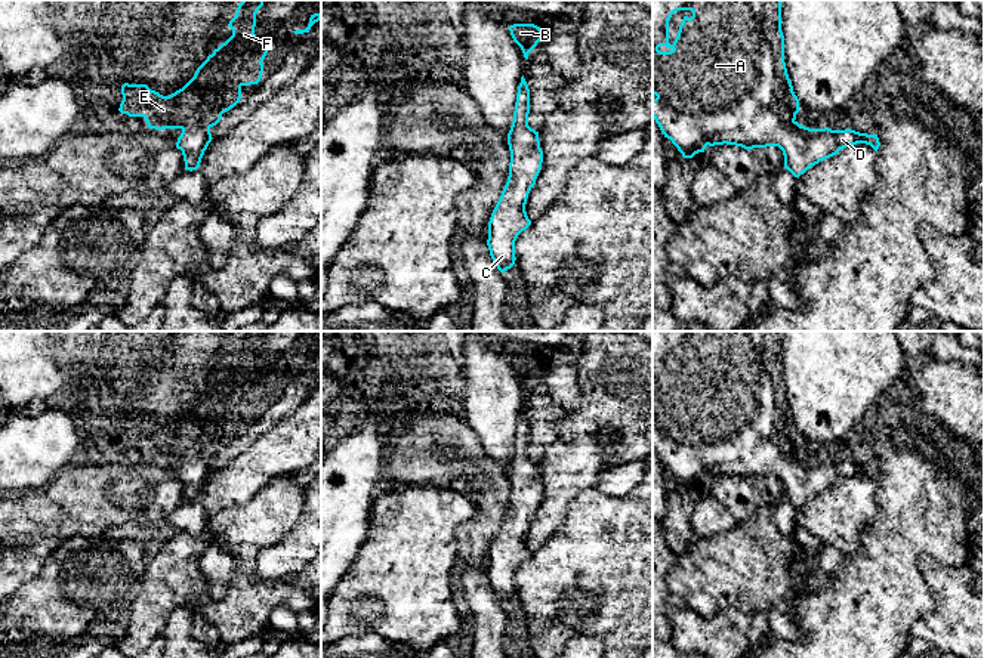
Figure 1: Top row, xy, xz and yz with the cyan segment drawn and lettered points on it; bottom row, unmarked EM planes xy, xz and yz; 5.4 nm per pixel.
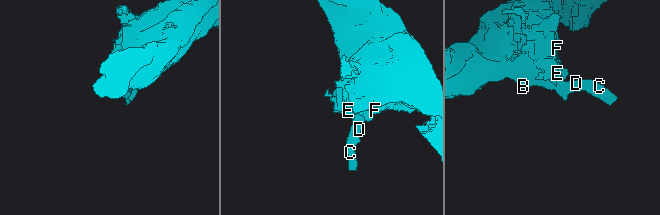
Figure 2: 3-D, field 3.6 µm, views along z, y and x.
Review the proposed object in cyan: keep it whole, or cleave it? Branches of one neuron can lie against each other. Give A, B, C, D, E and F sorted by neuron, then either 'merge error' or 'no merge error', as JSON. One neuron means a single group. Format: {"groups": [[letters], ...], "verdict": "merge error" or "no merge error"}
{"groups": [["A", "B", "C", "D", "E", "F"]], "verdict": "no merge error"}

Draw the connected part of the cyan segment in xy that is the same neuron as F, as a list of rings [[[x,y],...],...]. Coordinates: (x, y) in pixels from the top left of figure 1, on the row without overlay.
[[[243,331],[229,352],[232,367],[197,399],[194,408],[179,421],[163,427],[146,416],[121,417],[118,442],[144,448],[149,460],[181,460],[176,479],[182,482],[185,501],[200,498],[212,473],[210,460],[222,445],[241,430],[241,418],[257,416],[263,390],[272,371],[255,365],[256,345],[265,331]]]

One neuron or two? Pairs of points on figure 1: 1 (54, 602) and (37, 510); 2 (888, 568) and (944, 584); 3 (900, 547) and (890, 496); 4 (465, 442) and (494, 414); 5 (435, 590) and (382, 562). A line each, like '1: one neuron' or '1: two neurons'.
1: two neurons
2: two neurons
3: one neuron
4: two neurons
5: one neuron

